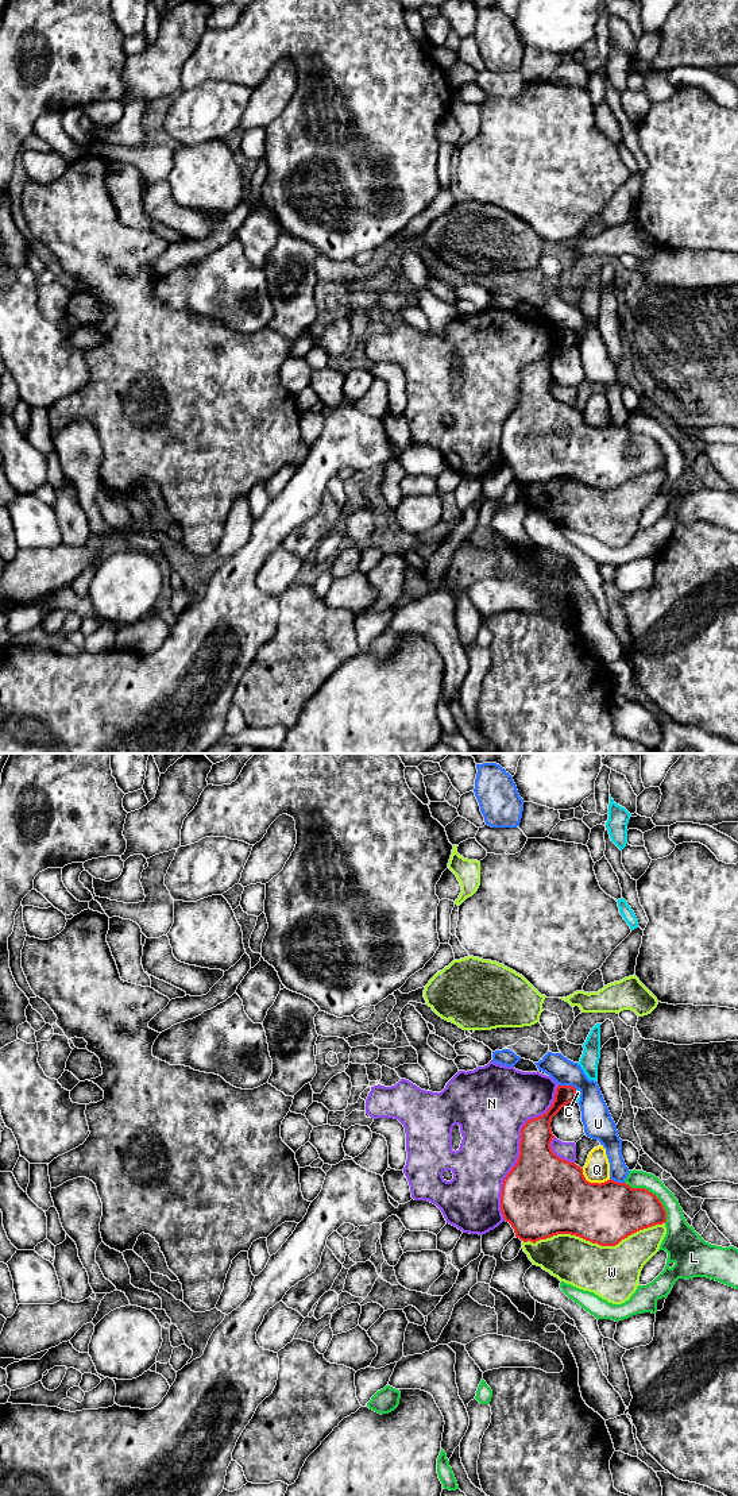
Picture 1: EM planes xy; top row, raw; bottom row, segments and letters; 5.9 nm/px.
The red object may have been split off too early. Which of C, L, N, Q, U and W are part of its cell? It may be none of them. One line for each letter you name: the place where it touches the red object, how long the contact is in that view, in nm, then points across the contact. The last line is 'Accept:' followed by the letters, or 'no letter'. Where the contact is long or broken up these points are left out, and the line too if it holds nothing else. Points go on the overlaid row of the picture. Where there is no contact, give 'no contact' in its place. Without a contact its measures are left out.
Accept: no letter

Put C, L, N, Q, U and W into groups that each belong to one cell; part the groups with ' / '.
C / L / N / Q / U / W

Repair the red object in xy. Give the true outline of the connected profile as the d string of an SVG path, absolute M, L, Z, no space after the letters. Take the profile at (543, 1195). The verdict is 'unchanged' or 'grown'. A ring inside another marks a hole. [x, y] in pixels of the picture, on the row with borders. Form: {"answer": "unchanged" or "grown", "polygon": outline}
{"answer": "unchanged", "polygon": "M559 1084L548 1111L529 1119L521 1129L519 1156L503 1180L501 1194L502 1215L515 1237L536 1244L557 1234L571 1234L600 1246L615 1246L640 1230L665 1223L666 1211L654 1194L611 1179L600 1184L590 1183L583 1168L553 1153L552 1118L572 1102L576 1102L576 1088Z"}

